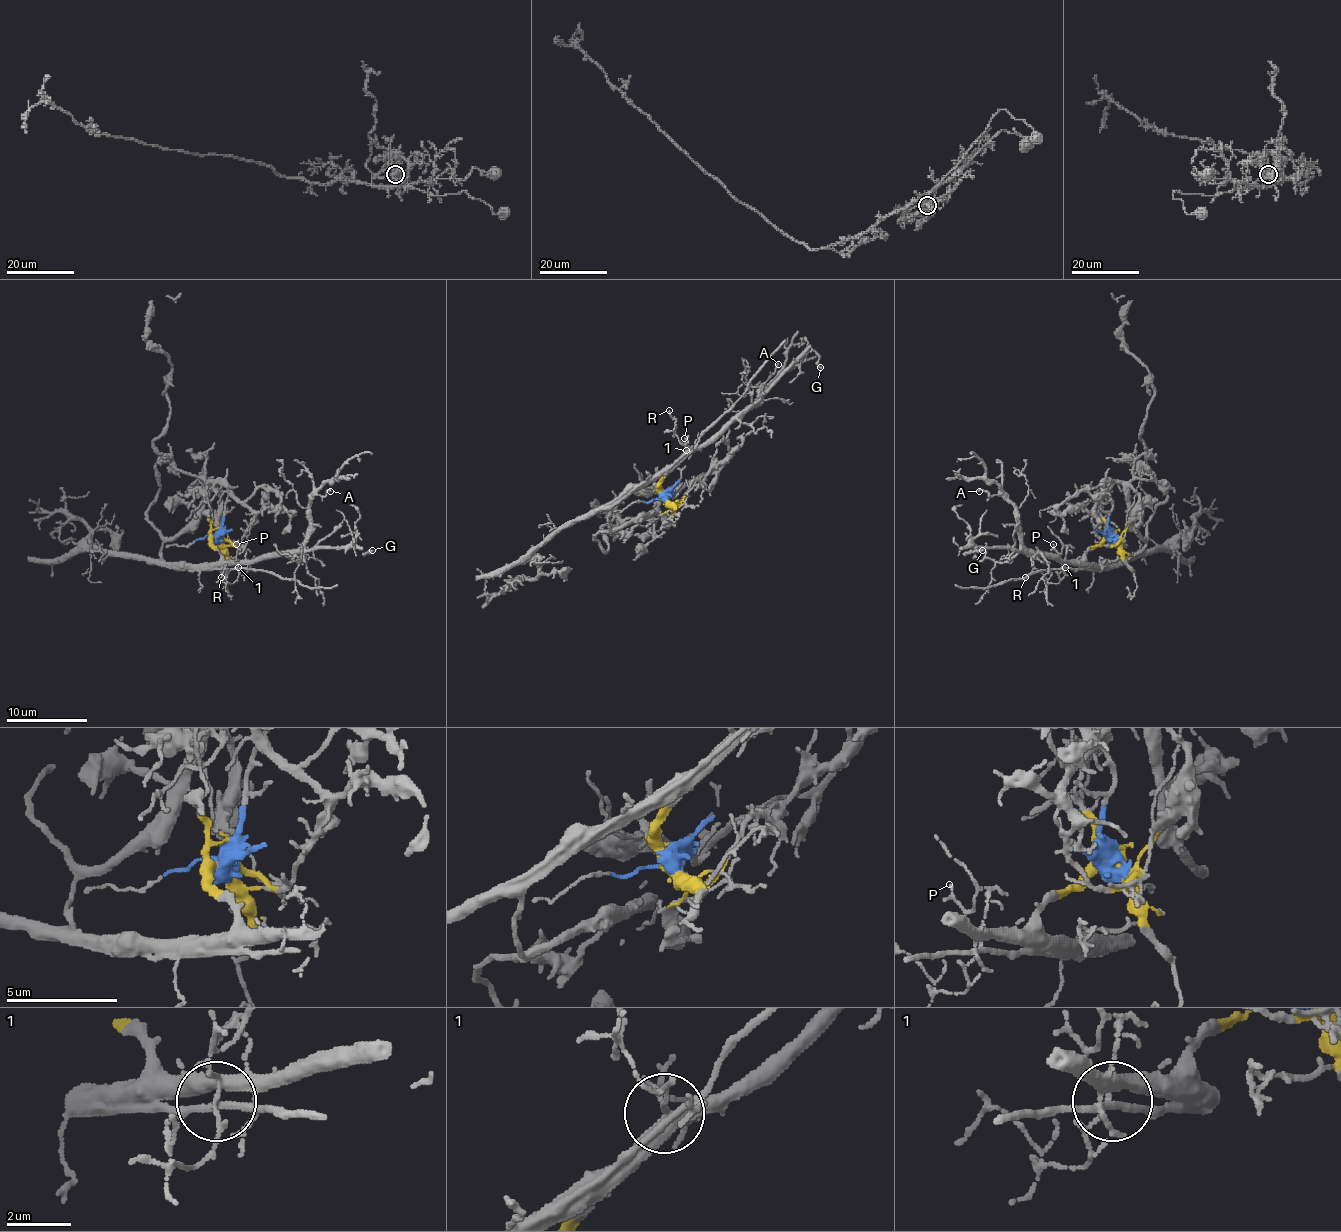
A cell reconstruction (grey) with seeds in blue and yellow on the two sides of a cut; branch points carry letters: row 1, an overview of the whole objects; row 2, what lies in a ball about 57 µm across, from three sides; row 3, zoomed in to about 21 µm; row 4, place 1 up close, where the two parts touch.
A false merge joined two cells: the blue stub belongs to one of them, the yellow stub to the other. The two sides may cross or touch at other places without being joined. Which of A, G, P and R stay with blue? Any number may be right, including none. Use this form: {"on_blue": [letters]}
{"on_blue": []}

